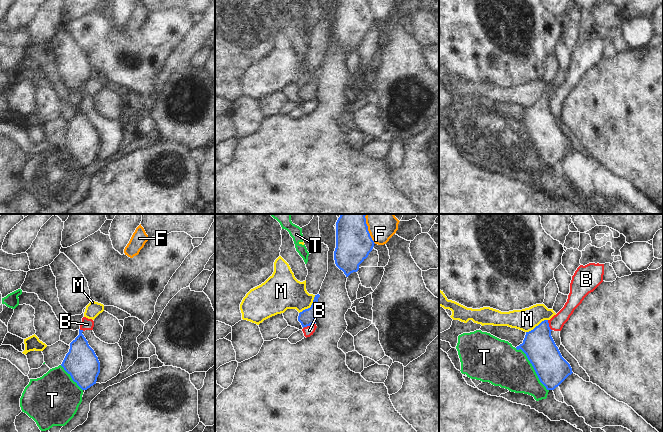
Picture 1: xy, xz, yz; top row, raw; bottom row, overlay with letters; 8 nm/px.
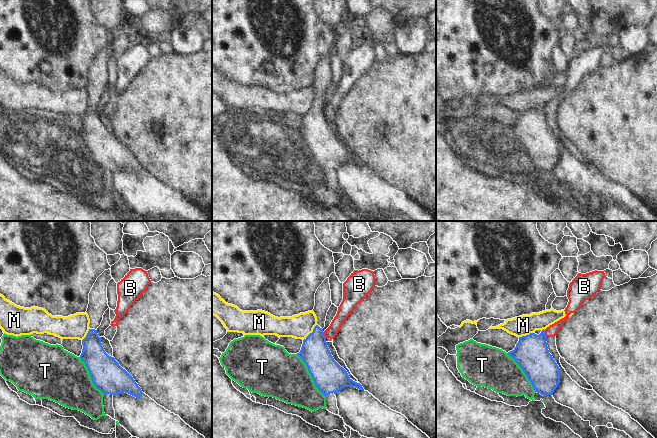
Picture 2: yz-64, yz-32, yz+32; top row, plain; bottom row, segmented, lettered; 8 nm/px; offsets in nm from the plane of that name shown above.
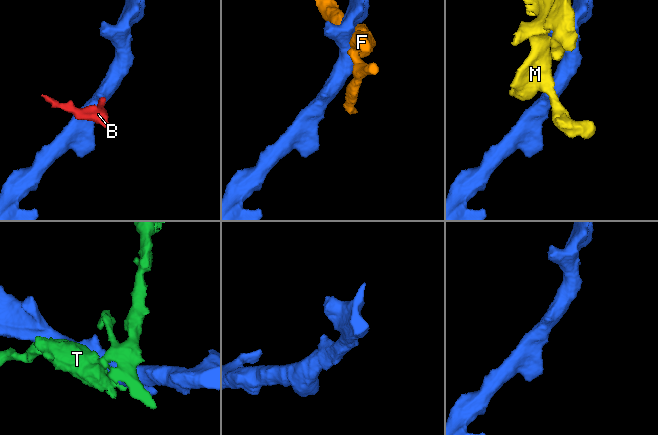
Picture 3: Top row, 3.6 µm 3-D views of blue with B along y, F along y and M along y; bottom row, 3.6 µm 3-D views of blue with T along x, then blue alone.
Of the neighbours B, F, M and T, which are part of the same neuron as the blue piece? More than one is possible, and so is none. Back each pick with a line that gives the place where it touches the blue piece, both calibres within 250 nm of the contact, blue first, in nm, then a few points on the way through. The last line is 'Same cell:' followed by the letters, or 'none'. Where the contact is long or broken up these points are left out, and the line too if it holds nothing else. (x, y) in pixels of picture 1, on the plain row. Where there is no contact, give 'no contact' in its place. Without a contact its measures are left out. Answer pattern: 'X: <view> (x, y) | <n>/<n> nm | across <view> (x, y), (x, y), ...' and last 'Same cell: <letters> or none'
Same cell: none

